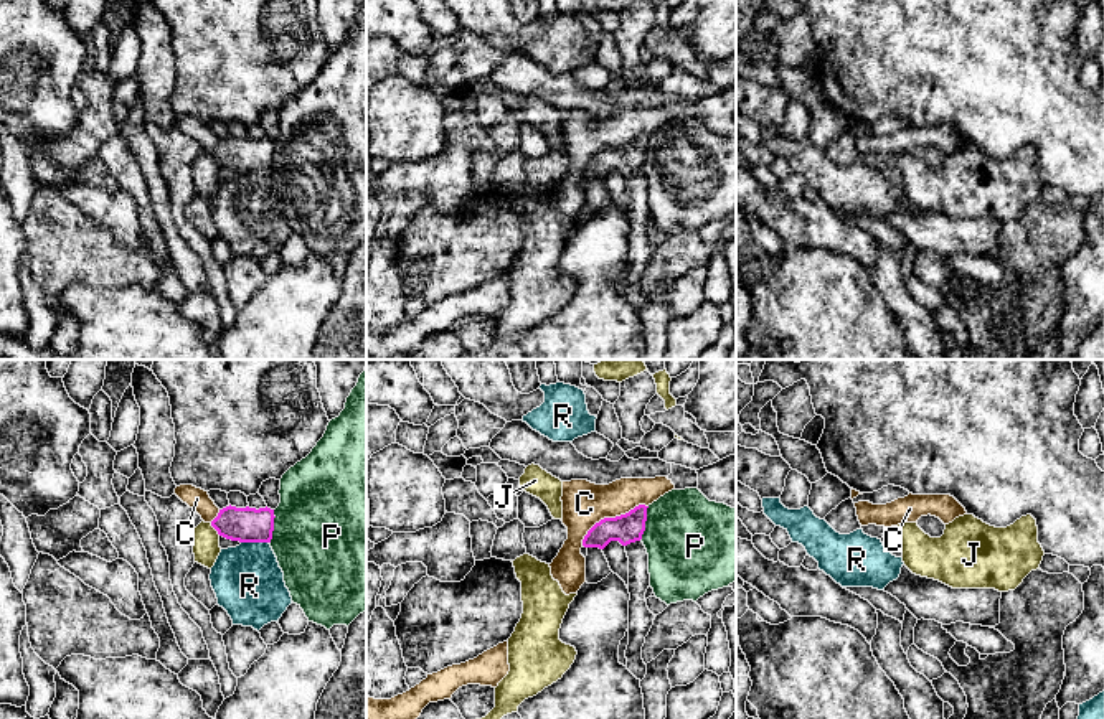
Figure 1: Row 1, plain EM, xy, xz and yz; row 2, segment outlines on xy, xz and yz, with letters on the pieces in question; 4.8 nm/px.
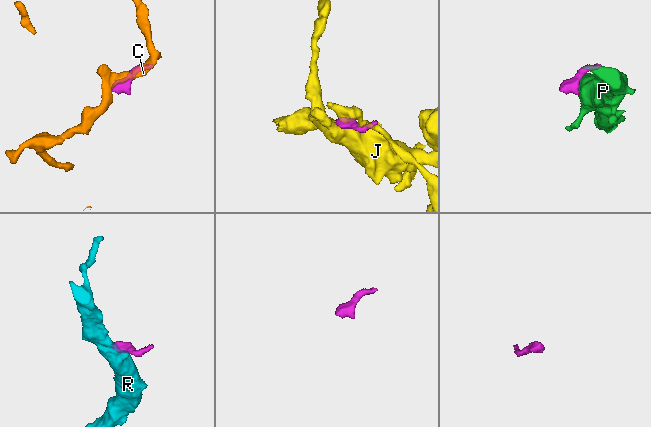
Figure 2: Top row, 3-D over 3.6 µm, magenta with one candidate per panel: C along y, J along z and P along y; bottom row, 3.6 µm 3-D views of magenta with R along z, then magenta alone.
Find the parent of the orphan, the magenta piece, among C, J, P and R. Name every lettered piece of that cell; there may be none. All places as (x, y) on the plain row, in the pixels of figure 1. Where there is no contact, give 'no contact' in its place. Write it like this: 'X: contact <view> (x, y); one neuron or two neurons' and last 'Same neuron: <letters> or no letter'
C: contact xz (611, 149); two neurons
J: contact xy (215, 159); two neurons
P: contact xz (644, 154); two neurons
R: contact xy (254, 172); two neurons
Same neuron: no letter

